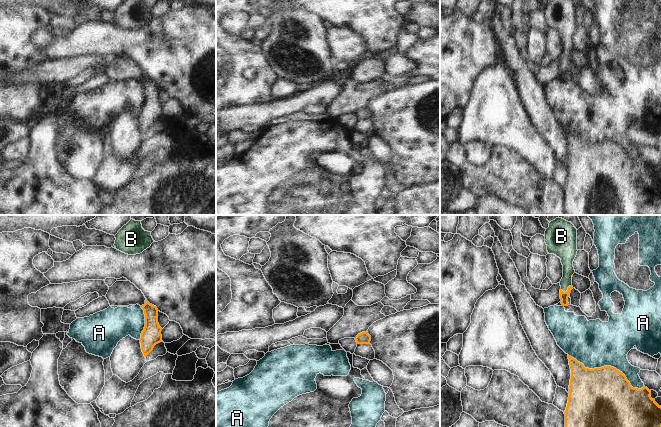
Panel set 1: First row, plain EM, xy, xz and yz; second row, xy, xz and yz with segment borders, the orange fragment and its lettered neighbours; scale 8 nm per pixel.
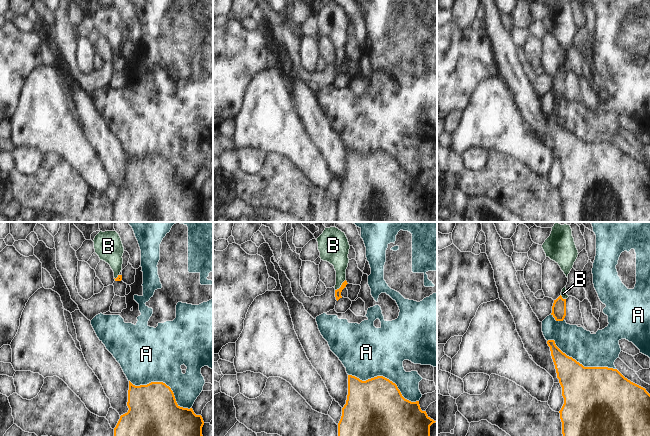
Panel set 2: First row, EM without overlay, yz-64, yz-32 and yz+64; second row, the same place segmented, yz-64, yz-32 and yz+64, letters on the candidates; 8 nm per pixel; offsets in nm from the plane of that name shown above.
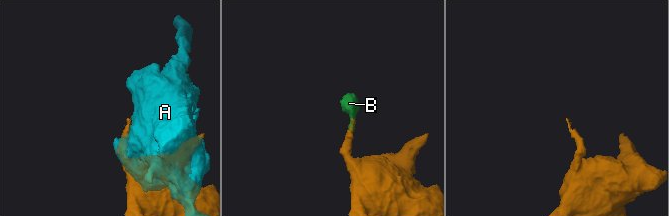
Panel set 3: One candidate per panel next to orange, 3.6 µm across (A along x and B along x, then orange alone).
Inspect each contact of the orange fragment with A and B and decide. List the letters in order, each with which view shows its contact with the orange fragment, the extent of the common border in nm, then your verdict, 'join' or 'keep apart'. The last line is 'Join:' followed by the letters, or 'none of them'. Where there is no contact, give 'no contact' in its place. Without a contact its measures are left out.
A: contact in yz; length 650 nm; keep apart
B: contact in yz; length 100 nm; join
Join: B

